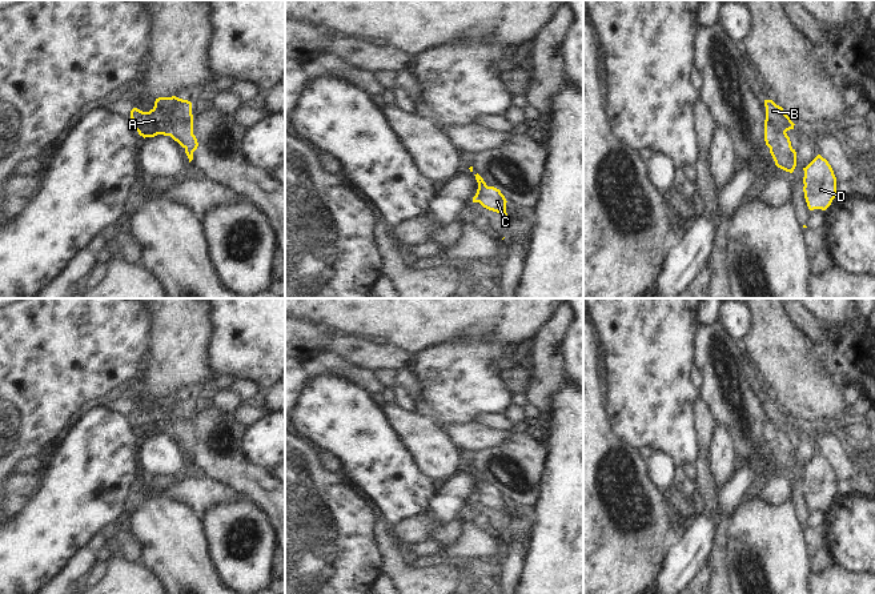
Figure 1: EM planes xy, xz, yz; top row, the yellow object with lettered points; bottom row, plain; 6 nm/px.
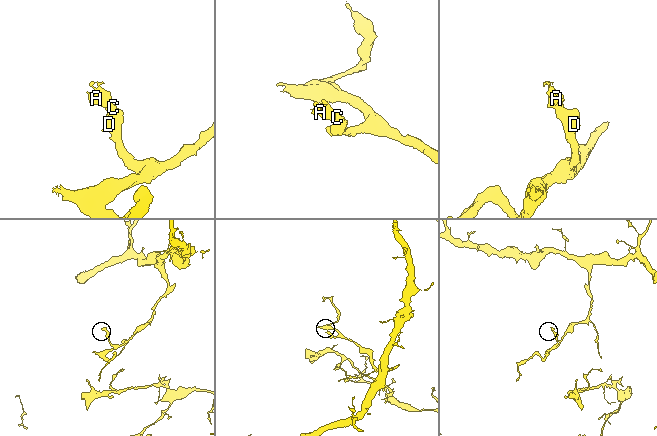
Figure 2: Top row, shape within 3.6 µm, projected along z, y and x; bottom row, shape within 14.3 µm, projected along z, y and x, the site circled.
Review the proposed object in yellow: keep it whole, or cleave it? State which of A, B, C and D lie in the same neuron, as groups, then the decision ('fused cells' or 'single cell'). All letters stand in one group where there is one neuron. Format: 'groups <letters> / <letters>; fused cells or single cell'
groups A B C D; single cell

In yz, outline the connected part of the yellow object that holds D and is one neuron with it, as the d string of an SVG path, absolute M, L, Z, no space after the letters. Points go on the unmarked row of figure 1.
M818 453L803 469L803 490L808 507L826 509L836 495L836 475L831 463Z

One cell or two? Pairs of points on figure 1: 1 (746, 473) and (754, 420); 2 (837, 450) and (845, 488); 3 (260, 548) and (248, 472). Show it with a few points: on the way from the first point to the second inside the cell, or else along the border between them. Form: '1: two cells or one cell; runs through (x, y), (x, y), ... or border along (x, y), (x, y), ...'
1: two cells; border along (769, 448), (749, 461)
2: one cell; runs through (839, 460), (843, 466), (843, 478)
3: two cells; border along (252, 498), (267, 512), (271, 520)

